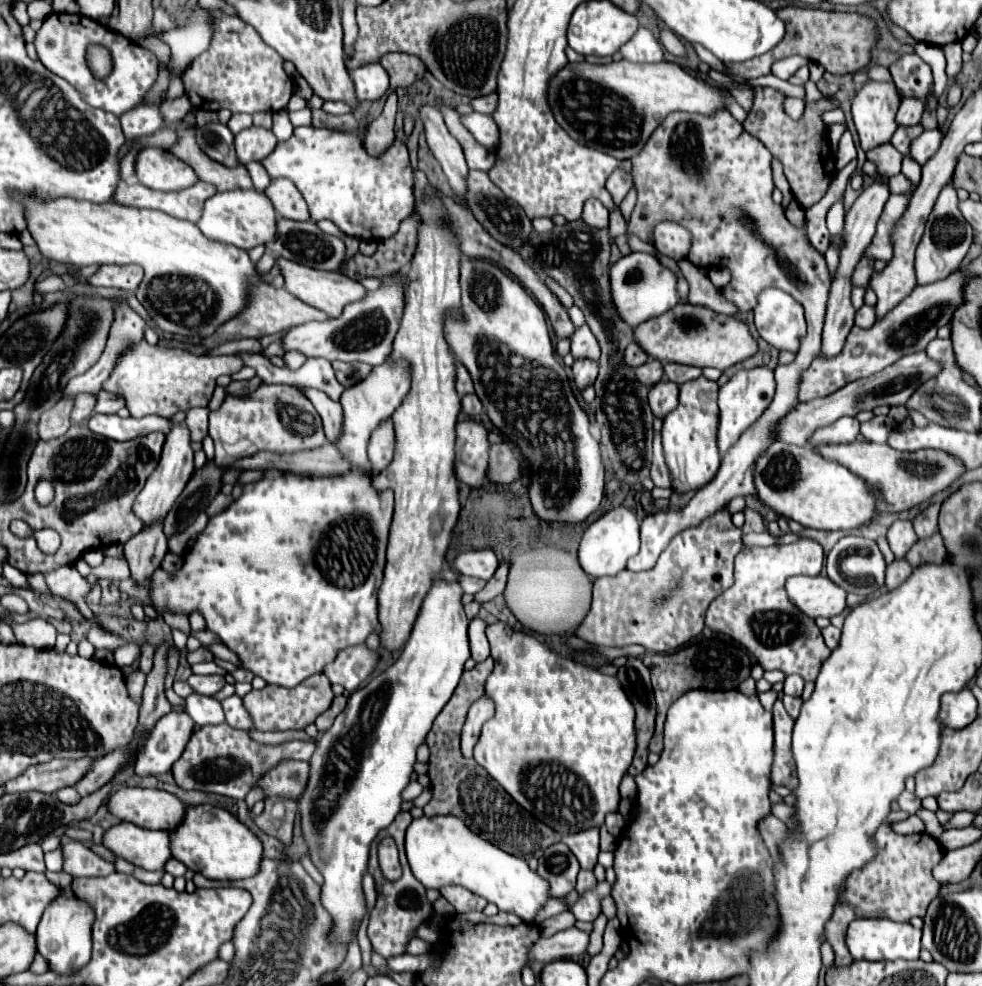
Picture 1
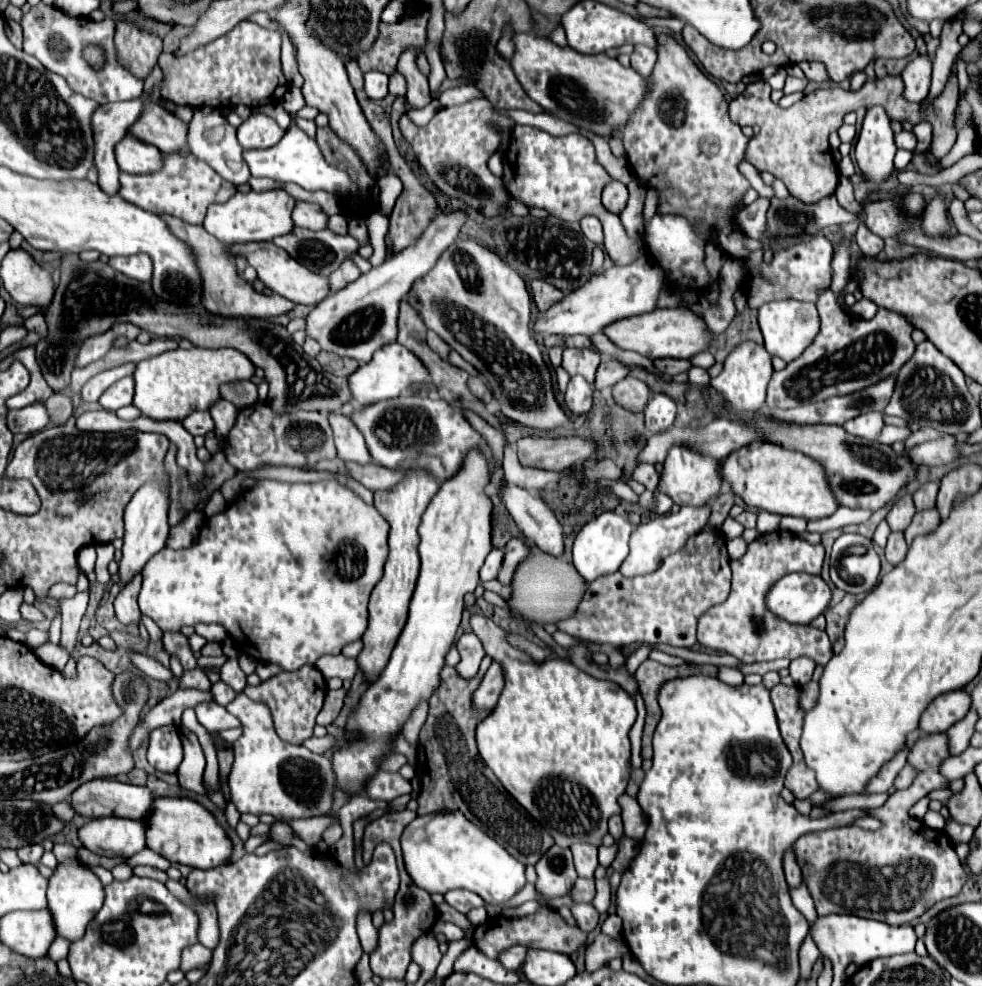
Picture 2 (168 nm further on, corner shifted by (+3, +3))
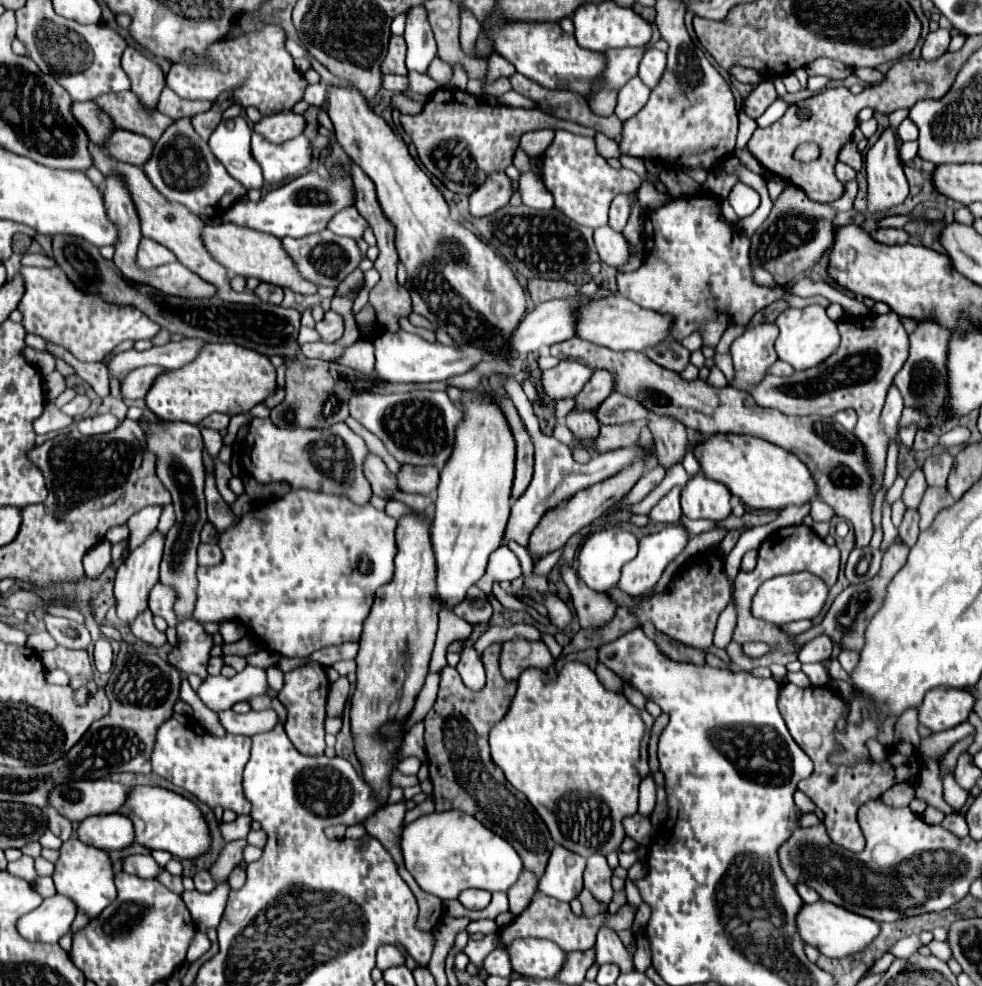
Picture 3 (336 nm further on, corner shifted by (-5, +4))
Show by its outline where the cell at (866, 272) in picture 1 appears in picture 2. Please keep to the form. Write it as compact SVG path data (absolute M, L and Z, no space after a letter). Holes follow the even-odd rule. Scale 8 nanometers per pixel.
M865 224L859 226L859 230L857 230L857 234L855 234L855 240L857 240L861 252L867 254L867 256L877 256L877 254L883 250L883 238L875 236L873 232L869 232L869 230L865 228Z

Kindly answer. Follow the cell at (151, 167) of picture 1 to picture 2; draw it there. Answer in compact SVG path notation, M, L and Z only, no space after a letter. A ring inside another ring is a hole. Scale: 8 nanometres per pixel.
M125 134L123 140L117 144L115 156L119 168L129 174L151 174L161 170L163 166L161 152L131 134Z

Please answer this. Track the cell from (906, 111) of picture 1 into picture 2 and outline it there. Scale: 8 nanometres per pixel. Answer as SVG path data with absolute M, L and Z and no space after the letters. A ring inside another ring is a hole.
M917 56L913 58L901 72L901 78L905 82L905 96L911 102L919 102L923 96L929 94L931 84L931 56Z

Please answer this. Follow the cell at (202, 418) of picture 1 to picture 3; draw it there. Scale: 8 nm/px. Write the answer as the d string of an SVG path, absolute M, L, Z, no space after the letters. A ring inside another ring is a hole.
M211 413L209 417L205 417L201 421L201 427L215 429L215 431L223 431L223 429L227 429L227 425L229 425L229 415L225 415L225 413Z

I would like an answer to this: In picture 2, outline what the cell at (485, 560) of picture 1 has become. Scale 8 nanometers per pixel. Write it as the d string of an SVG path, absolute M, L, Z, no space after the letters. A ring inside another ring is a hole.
M493 548L485 560L485 564L481 566L481 582L487 580L495 580L499 574L499 568L503 564L503 550L501 548Z

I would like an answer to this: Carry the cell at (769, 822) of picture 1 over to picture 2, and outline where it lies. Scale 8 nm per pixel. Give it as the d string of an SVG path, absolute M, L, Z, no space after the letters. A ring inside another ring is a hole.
M791 850L785 852L783 868L785 868L785 876L787 876L787 884L789 884L789 888L799 888L799 886L801 886L801 868L797 866L795 858L791 856Z

